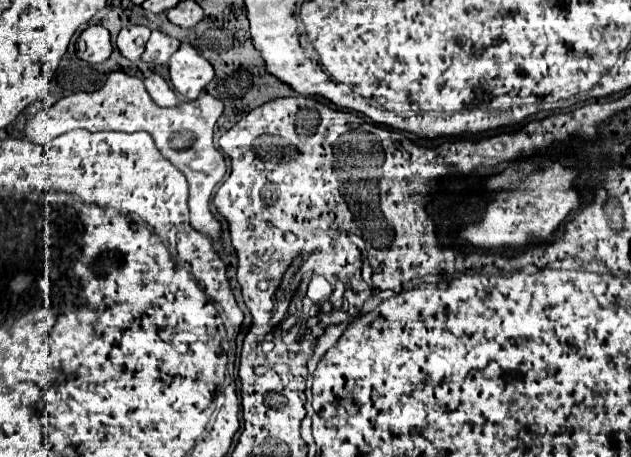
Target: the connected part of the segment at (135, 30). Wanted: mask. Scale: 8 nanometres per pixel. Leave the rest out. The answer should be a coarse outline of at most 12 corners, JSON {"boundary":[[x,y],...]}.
{"boundary":[[127,26],[117,48],[127,60],[139,60],[151,30]]}

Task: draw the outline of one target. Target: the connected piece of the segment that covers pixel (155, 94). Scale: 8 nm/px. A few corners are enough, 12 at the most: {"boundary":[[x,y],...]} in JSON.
{"boundary":[[159,74],[145,78],[155,104],[175,106],[175,92]]}

